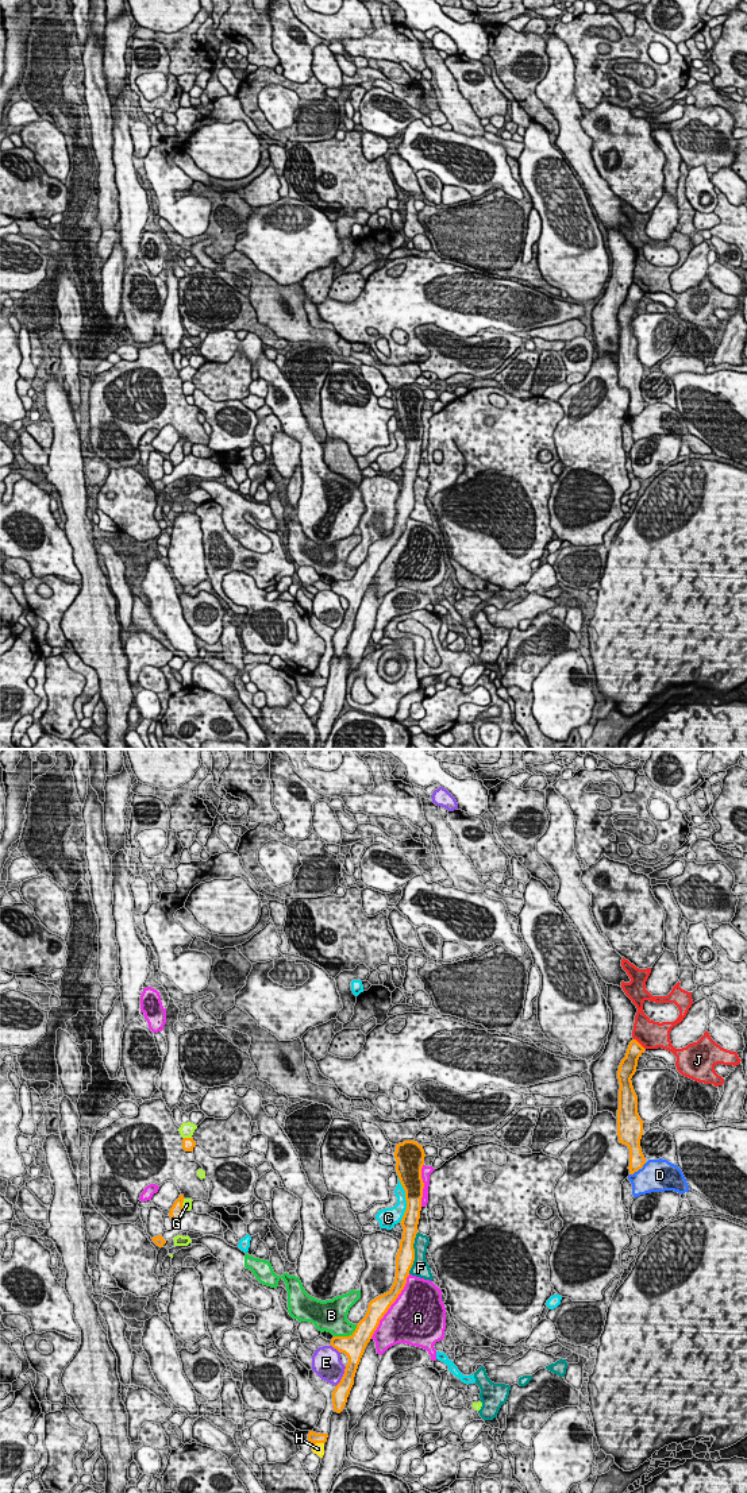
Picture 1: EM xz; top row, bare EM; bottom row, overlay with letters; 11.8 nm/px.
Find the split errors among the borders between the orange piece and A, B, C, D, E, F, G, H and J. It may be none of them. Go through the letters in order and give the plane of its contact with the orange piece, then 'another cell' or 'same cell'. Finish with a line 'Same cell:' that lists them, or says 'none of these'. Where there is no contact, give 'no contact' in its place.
A: contact in xz; another cell
B: contact in xz; another cell
C: contact in xz; another cell
D: contact in xz; another cell
E: contact in xz; another cell
F: contact in xz; another cell
G: contact in xz; another cell
H: contact in xz; another cell
J: contact in xz; another cell
Same cell: none of these

